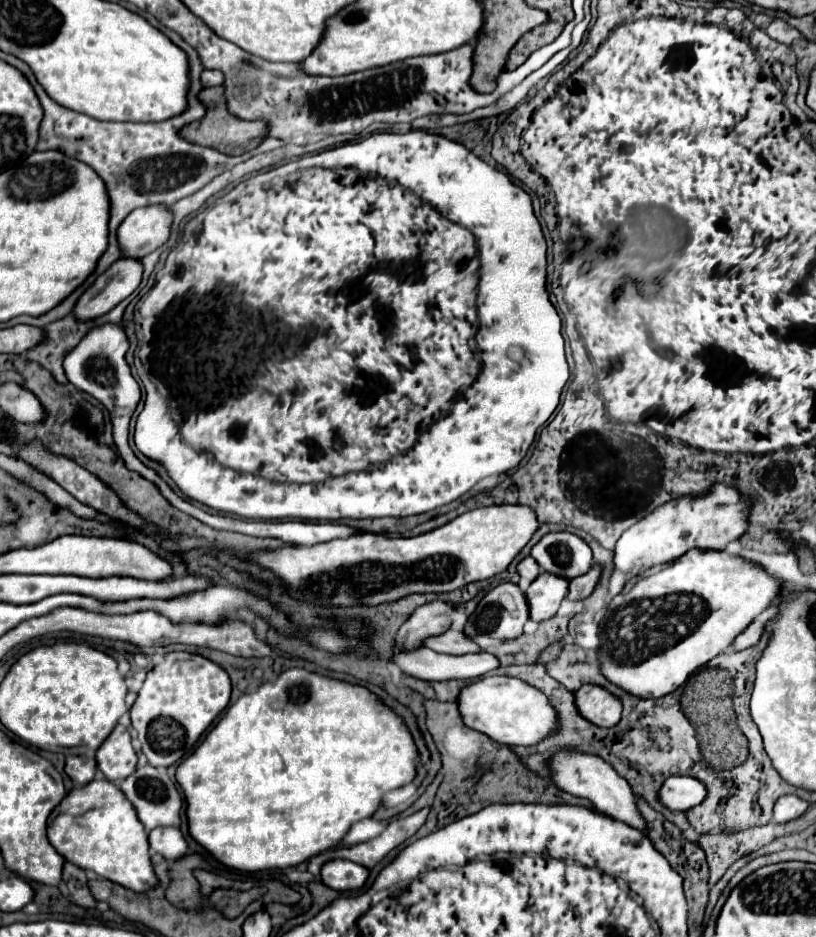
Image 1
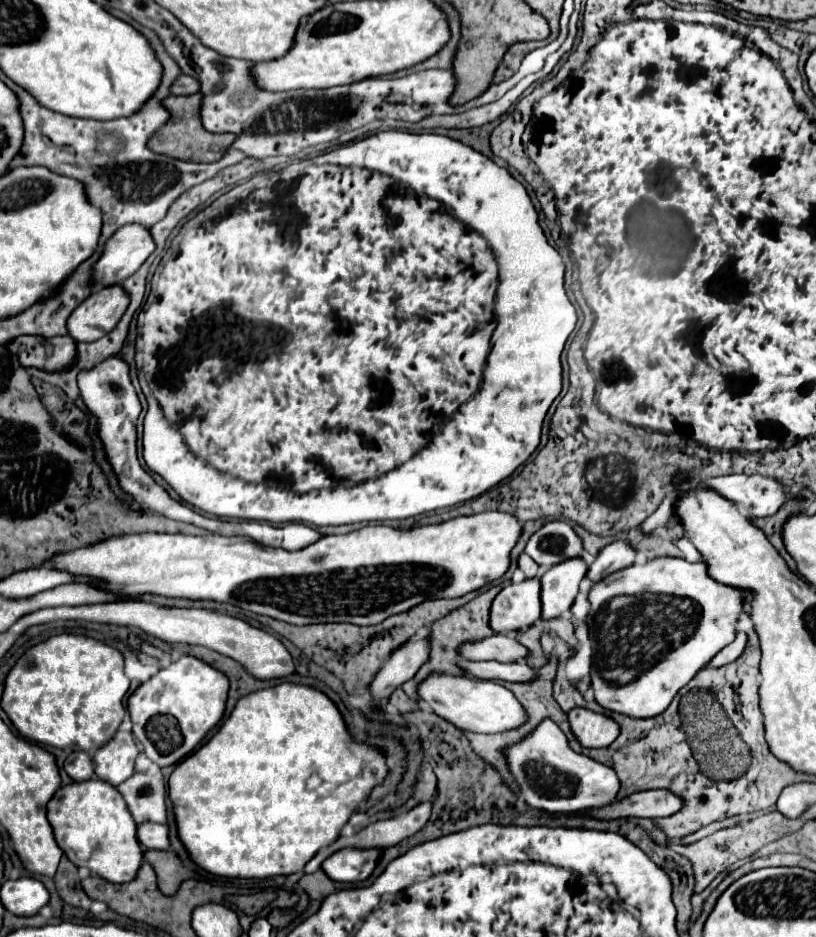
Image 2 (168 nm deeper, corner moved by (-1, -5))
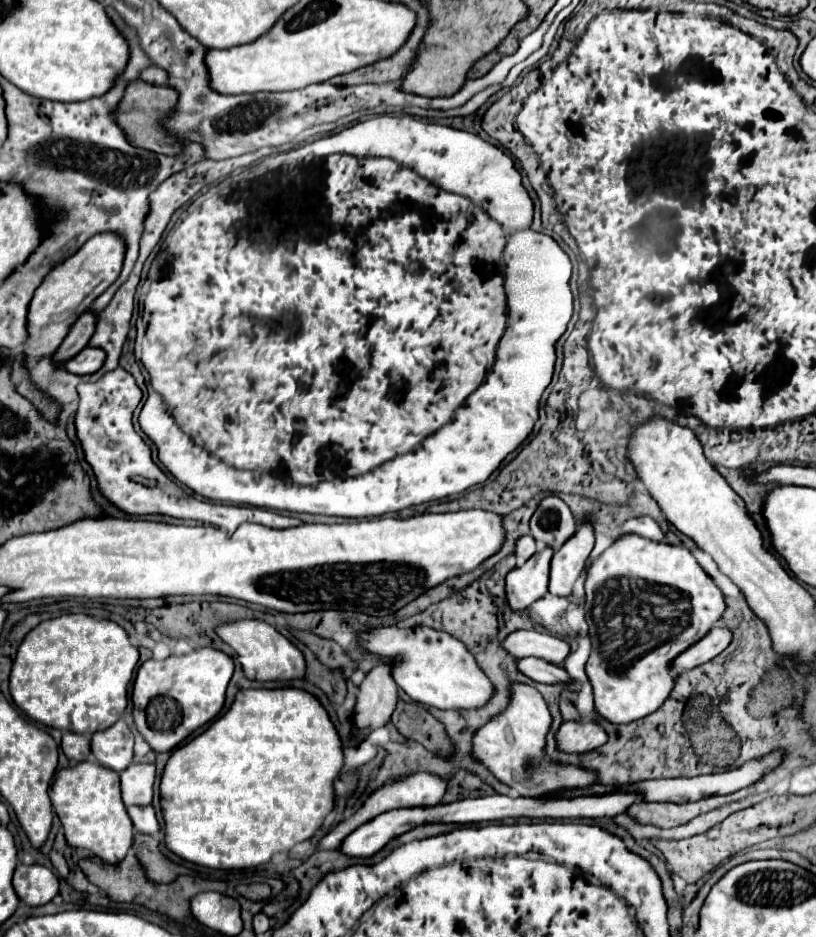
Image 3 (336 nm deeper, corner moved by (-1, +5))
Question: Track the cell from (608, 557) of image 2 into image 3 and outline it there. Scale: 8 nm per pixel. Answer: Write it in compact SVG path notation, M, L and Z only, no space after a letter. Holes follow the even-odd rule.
M642 516L642 518L630 518L628 522L622 524L622 534L640 534L644 538L650 538L654 542L662 542L664 540L664 532L658 526L658 522L654 522L650 516Z

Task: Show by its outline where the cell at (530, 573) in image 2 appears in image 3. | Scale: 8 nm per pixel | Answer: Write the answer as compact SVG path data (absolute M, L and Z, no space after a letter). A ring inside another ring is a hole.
M520 536L516 540L516 558L518 558L518 564L522 566L534 552L536 552L536 540L532 536Z

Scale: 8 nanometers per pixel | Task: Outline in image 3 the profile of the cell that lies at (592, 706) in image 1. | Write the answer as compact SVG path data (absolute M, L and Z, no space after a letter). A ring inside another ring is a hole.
M566 722L556 732L556 748L566 754L584 754L608 740L606 732L598 724Z

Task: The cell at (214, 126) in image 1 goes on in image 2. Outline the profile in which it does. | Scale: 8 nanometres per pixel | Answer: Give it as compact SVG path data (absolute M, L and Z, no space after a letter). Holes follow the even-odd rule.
M192 94L192 96L170 96L166 98L166 108L170 110L172 118L168 120L168 124L164 124L164 128L160 128L152 140L148 142L150 150L158 152L158 154L168 154L172 158L180 158L186 162L216 162L220 160L226 150L232 146L232 142L236 140L234 134L212 134L202 126L200 120L200 102L202 96L200 94Z

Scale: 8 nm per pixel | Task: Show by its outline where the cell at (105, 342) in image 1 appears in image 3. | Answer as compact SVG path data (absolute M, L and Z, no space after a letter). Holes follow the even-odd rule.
M122 368L104 374L94 384L80 384L78 388L80 404L76 412L76 436L84 450L86 462L92 466L100 494L112 502L116 508L130 516L164 514L180 520L196 520L234 532L244 522L264 524L268 528L292 528L302 522L292 516L282 516L264 508L232 506L232 504L212 504L186 494L176 482L172 482L154 462L150 446L136 434L132 426L132 414L142 400L142 390L138 388L132 374Z

